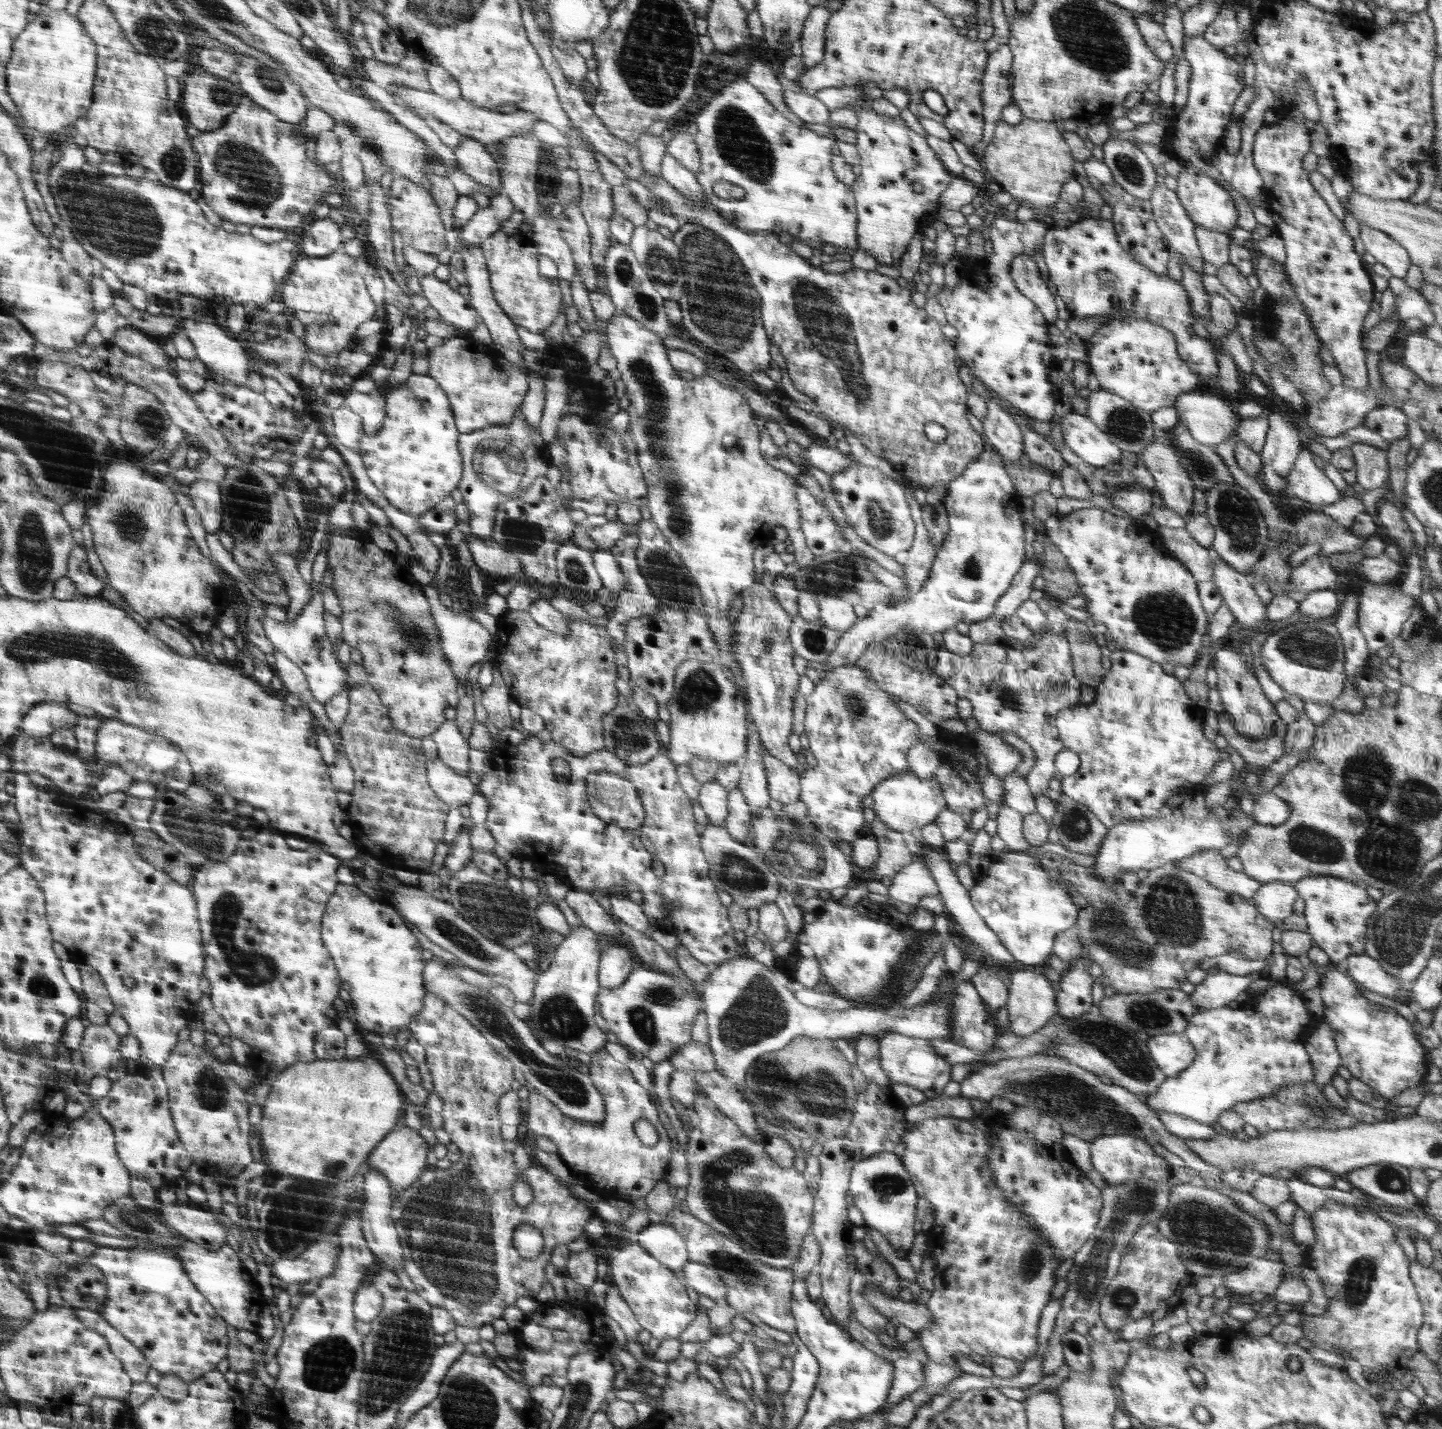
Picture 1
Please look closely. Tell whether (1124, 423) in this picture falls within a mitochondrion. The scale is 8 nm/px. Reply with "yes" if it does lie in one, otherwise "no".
yes

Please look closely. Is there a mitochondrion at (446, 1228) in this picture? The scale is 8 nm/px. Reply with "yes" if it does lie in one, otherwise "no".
yes

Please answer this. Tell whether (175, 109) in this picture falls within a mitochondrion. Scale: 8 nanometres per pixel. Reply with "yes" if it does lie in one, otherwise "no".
no

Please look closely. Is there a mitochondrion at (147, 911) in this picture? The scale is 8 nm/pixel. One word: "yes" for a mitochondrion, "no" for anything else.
no

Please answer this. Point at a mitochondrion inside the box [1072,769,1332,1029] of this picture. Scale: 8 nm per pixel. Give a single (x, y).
(1170, 915)

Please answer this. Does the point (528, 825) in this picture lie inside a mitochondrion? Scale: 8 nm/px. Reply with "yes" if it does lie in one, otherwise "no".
no

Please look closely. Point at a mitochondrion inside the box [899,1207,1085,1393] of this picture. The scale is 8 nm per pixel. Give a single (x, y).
(1031, 1261)

